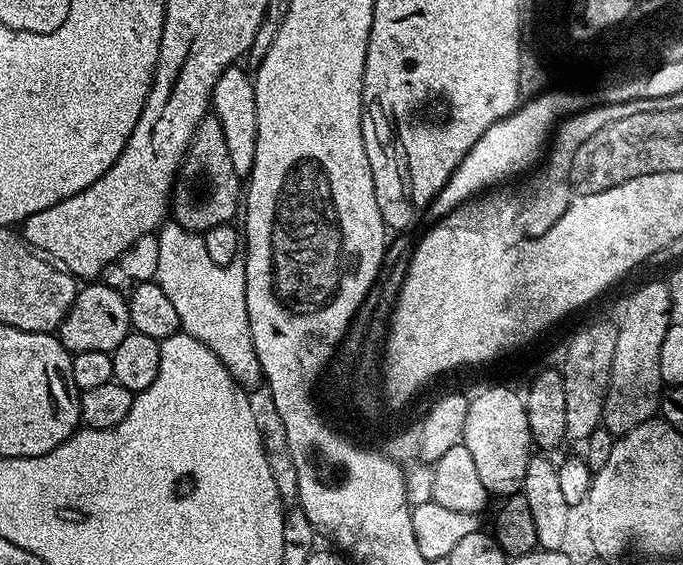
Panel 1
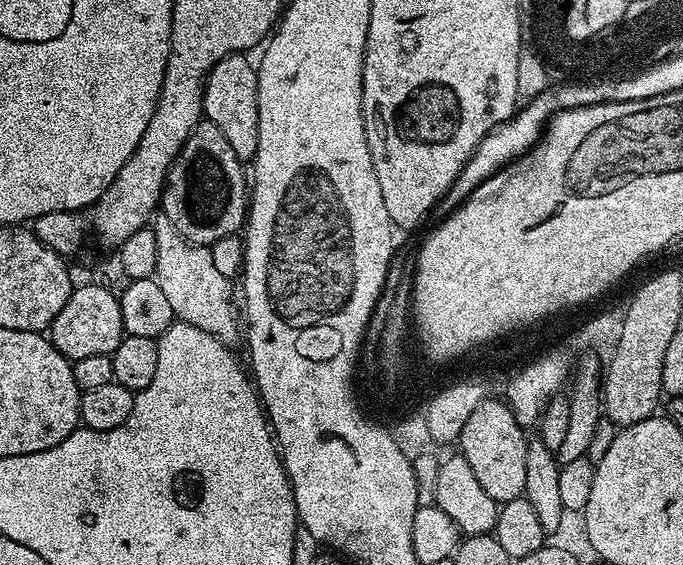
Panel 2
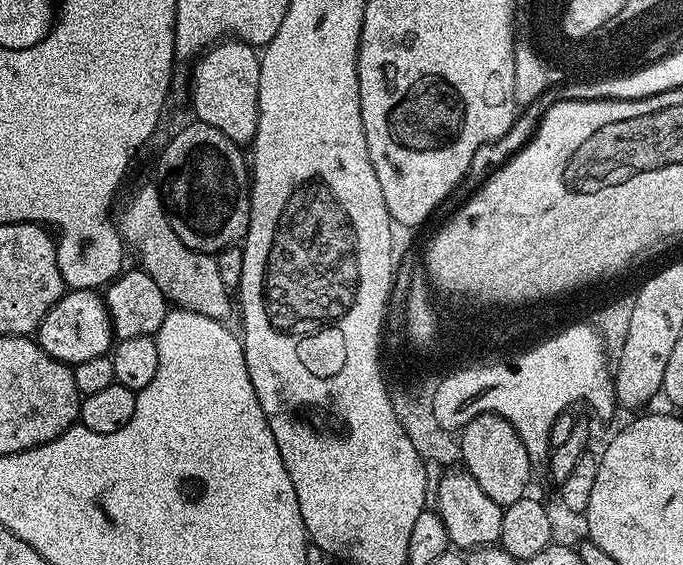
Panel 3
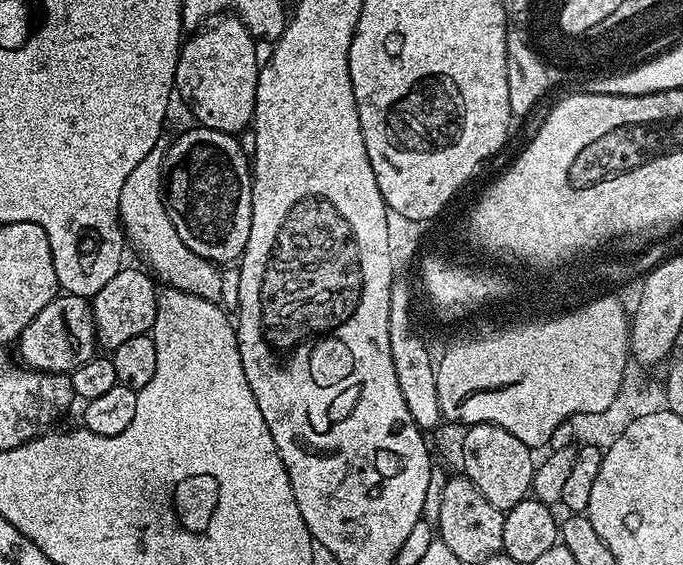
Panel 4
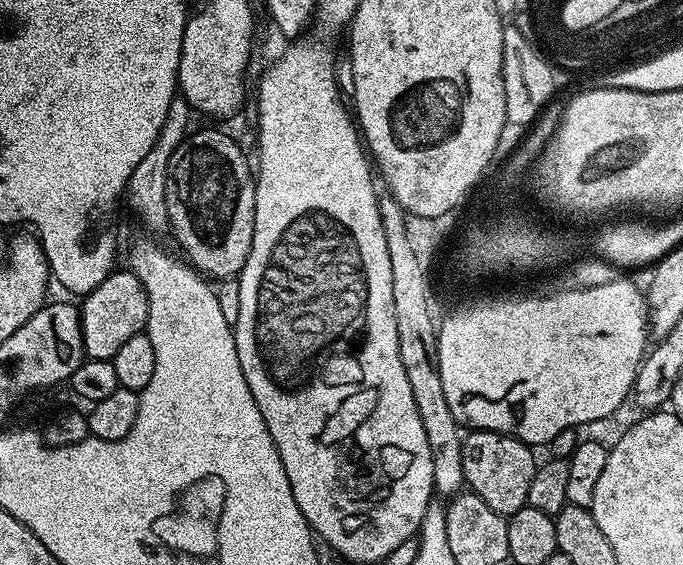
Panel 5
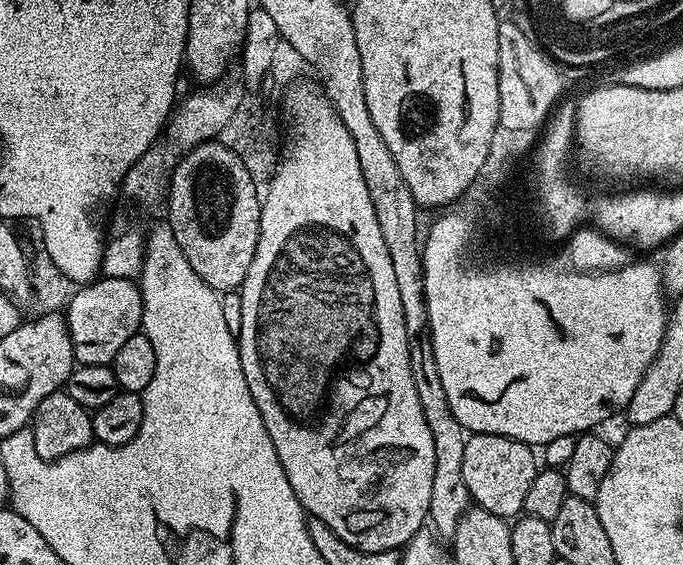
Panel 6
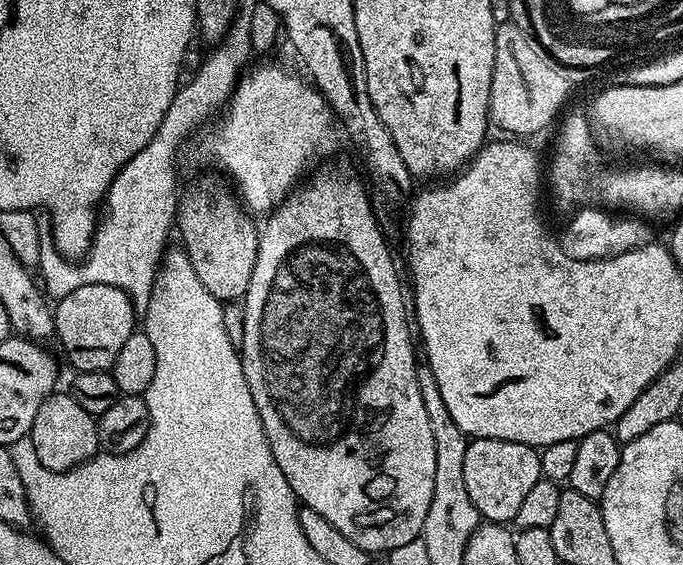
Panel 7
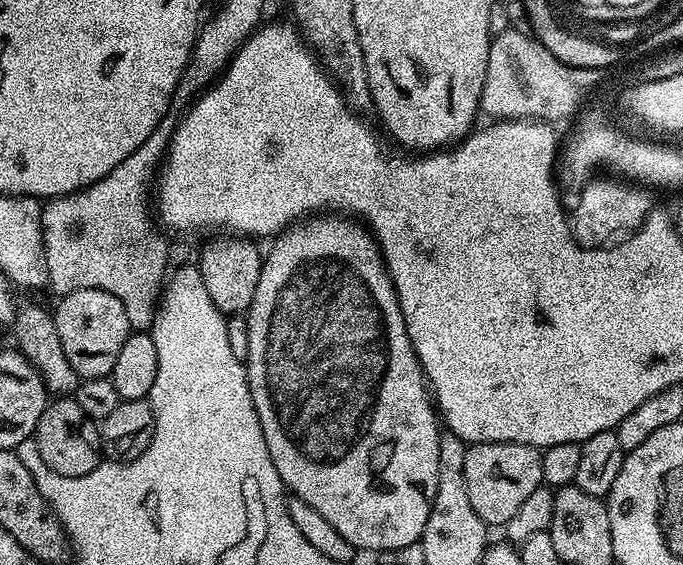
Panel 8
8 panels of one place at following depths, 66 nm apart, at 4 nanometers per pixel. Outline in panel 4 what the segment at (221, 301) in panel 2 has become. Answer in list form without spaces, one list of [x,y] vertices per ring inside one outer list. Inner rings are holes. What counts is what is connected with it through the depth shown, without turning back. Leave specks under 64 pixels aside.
[[[160,137],[150,153],[130,170],[129,177],[122,182],[119,194],[119,216],[124,228],[129,247],[144,260],[151,273],[167,287],[182,289],[207,300],[217,301],[220,297],[221,271],[202,258],[194,254],[180,238],[174,224],[170,222],[169,214],[164,208],[163,180],[161,170],[164,165],[165,154],[168,152],[169,141]]]

